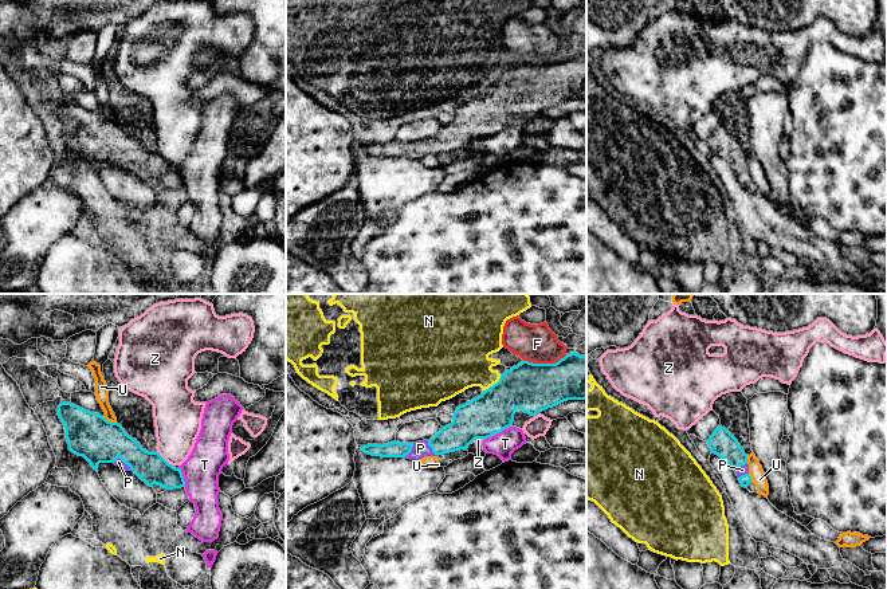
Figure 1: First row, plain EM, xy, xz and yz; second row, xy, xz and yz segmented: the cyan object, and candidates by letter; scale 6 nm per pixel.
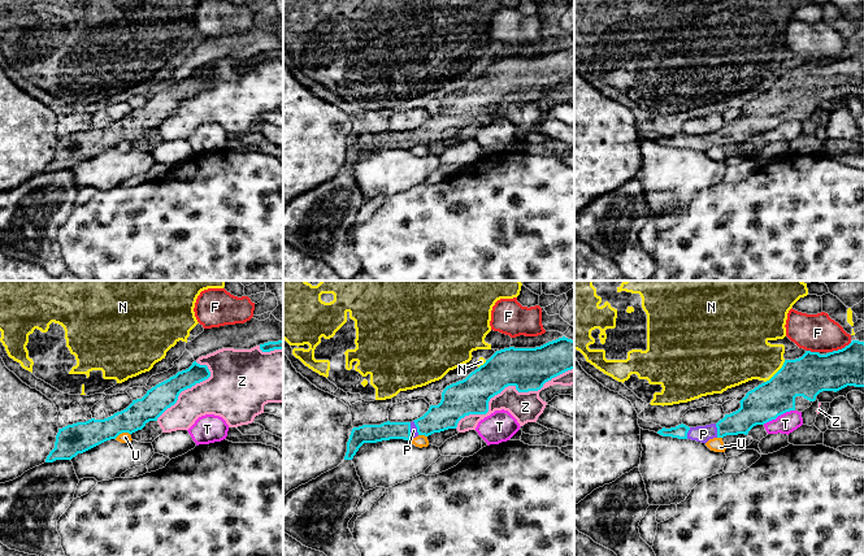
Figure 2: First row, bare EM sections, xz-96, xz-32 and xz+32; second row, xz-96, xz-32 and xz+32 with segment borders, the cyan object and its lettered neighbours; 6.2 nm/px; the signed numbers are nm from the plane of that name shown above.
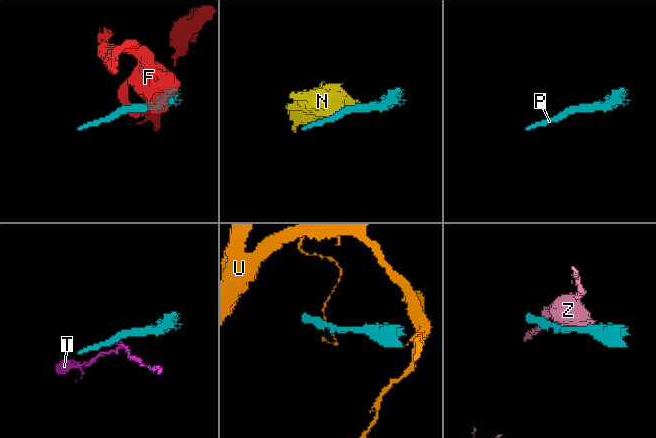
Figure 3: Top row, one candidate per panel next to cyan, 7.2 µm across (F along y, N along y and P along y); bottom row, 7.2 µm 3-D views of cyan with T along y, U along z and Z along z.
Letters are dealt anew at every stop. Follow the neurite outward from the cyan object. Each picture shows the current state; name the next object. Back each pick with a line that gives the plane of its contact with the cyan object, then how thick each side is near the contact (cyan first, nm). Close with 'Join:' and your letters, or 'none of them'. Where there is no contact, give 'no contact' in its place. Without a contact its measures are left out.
P: meets cyan in xz; 190 nm thick on the cyan side, 100 nm on the other
Join: P

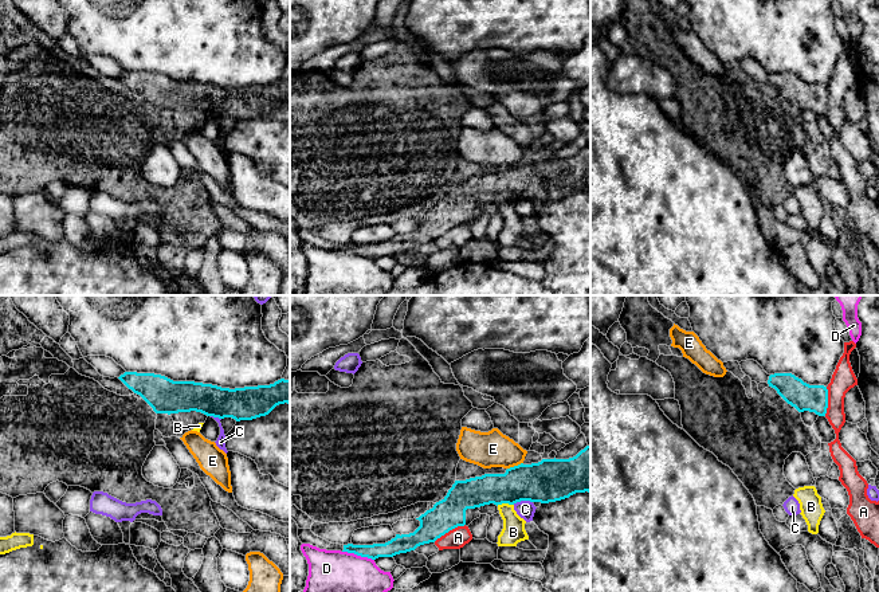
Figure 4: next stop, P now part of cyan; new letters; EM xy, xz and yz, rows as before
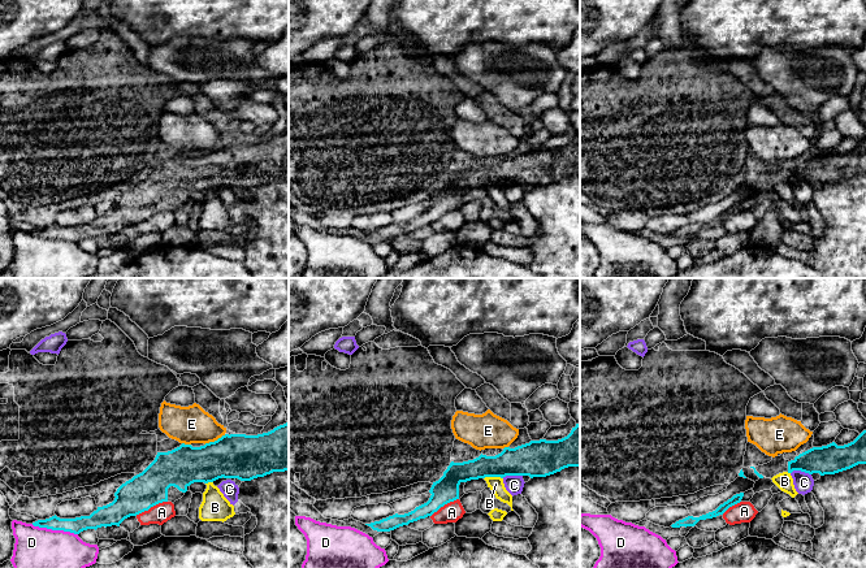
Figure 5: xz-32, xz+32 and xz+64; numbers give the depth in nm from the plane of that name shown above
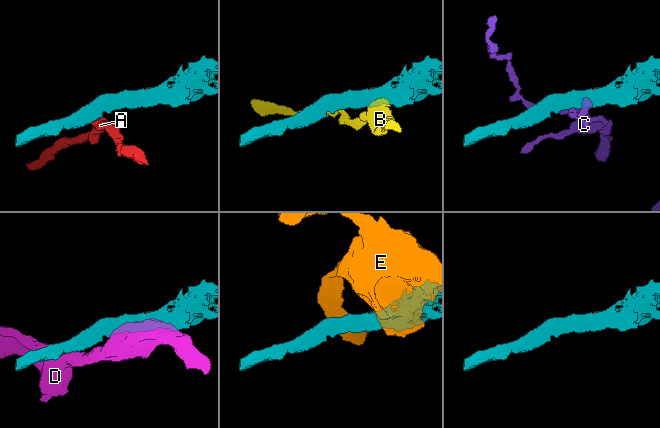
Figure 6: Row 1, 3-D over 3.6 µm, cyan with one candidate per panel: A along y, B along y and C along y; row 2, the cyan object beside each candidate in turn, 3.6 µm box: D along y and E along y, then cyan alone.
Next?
Join: none of them

